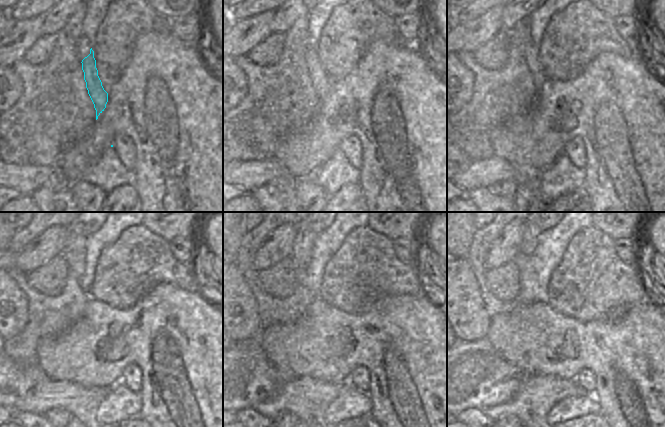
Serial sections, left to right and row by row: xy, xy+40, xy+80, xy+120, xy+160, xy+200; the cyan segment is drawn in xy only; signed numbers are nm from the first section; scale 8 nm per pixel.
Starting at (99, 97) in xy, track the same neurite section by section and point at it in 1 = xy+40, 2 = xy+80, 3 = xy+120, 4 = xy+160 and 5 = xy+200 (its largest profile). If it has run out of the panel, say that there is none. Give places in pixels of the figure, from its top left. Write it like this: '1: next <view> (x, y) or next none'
1: next xy+40 (320, 81)
2: next xy+80 (522, 32)
3: next xy+120 (75, 254)
4: next xy+160 (302, 249)
5: next xy+200 (529, 242)

